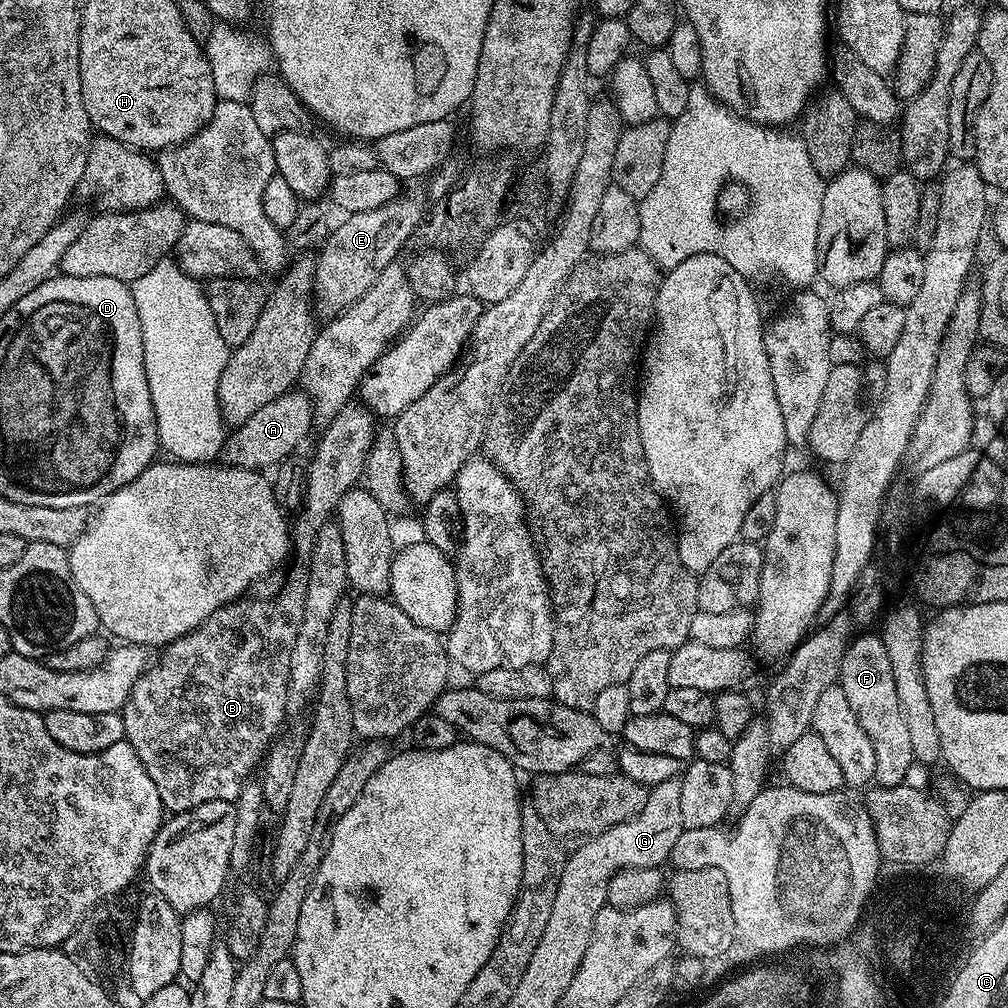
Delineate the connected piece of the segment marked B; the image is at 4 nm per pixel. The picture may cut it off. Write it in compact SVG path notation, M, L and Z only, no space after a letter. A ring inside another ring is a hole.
M349 402L347 406L330 421L327 421L324 433L320 436L320 441L316 444L316 453L306 464L306 491L304 493L304 502L295 513L294 519L290 524L290 552L294 559L291 561L292 569L288 572L288 581L277 590L273 596L252 596L245 594L239 600L232 600L228 604L223 604L210 618L206 618L204 624L199 624L193 632L187 636L173 640L171 644L163 649L160 661L153 663L134 682L134 690L130 690L130 698L124 703L122 715L124 718L124 739L130 747L138 754L142 766L150 774L150 778L158 786L158 794L162 798L165 809L169 813L185 812L194 806L202 806L202 802L214 802L215 800L235 800L240 797L240 791L244 788L246 781L257 771L262 757L267 753L273 740L281 735L280 727L284 724L284 716L289 715L288 710L288 683L290 682L290 654L294 654L294 642L298 638L298 626L302 626L302 610L306 610L306 586L308 585L308 563L310 554L314 548L314 542L318 536L318 530L326 523L329 523L330 517L337 511L340 499L348 491L354 489L361 483L364 474L364 463L368 457L368 451L372 441L376 439L378 431L378 420L367 408L356 402Z

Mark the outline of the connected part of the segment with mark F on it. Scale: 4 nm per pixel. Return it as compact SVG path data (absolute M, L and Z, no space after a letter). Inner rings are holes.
M883 635L860 636L851 641L842 658L839 686L850 702L850 710L858 718L870 746L874 746L875 783L882 788L893 788L895 784L909 779L908 771L914 765L910 734L906 718L902 718L902 706L898 706L898 690L894 687L894 669L890 667L890 654L886 654Z

